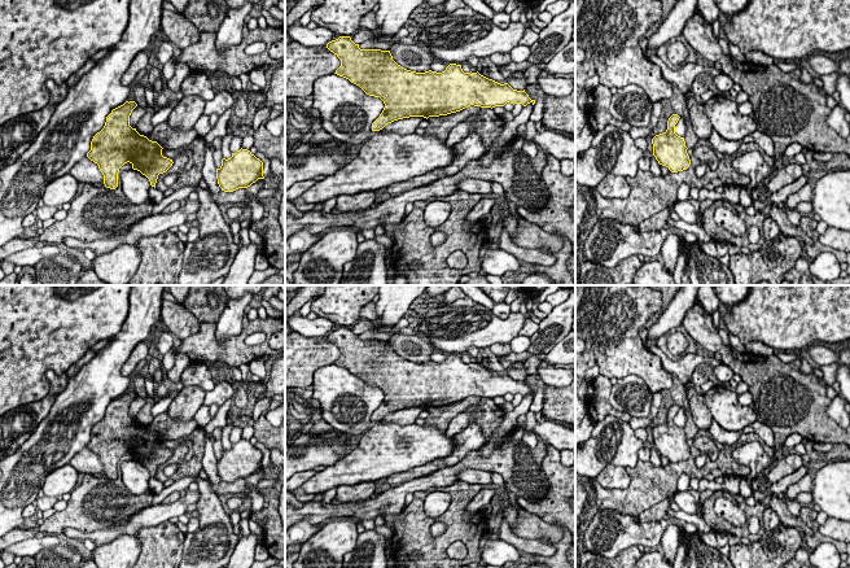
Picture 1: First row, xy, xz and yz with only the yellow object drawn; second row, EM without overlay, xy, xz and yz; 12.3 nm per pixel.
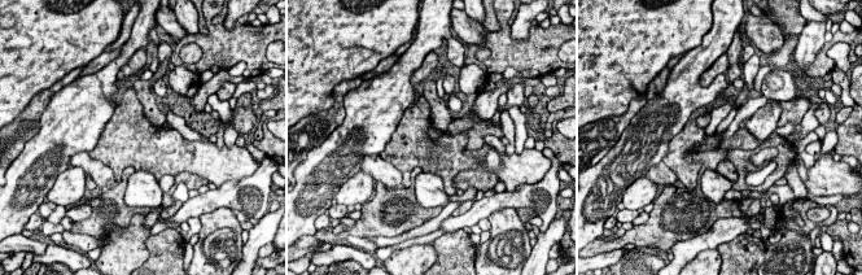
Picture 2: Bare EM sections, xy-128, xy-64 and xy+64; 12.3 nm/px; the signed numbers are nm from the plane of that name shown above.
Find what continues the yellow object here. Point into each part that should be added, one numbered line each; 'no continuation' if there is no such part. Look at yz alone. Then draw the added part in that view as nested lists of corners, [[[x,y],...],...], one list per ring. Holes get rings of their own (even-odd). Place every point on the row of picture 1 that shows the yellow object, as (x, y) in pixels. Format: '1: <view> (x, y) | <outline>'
no continuation

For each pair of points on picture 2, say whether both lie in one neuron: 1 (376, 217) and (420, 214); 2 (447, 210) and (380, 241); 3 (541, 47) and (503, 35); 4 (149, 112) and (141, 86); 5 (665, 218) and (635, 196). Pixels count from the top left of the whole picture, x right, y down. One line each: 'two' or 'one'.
1: one
2: one
3: one
4: one
5: two

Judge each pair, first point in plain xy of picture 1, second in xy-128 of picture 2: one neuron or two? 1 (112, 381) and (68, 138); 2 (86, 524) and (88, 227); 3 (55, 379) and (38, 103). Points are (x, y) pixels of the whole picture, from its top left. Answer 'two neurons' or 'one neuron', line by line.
1: one neuron
2: one neuron
3: one neuron

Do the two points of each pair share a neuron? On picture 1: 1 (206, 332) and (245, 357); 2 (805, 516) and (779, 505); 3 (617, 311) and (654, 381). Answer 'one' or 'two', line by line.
1: one
2: two
3: one

